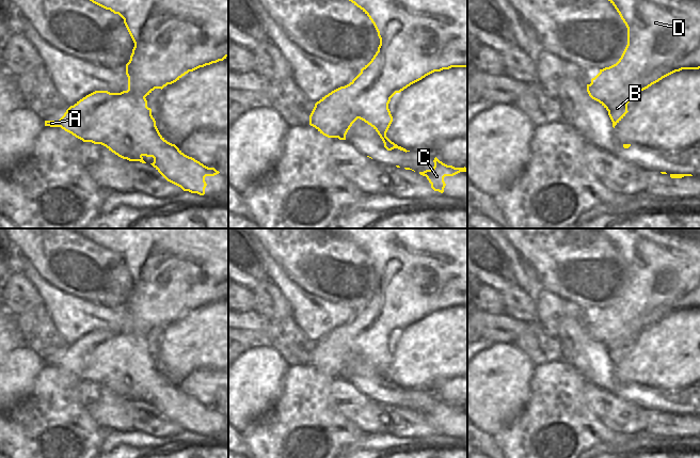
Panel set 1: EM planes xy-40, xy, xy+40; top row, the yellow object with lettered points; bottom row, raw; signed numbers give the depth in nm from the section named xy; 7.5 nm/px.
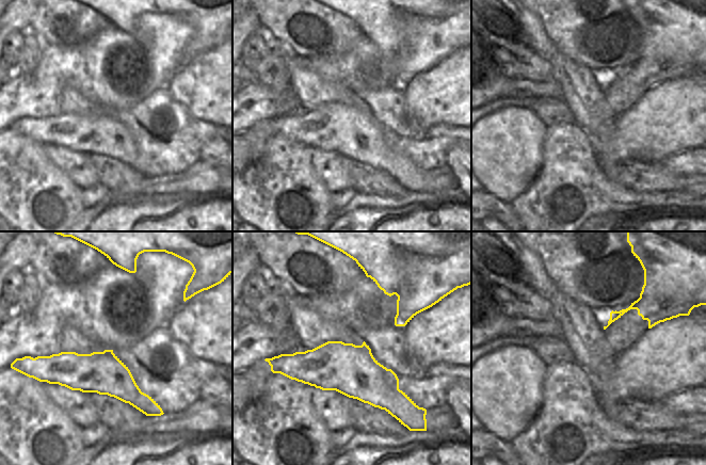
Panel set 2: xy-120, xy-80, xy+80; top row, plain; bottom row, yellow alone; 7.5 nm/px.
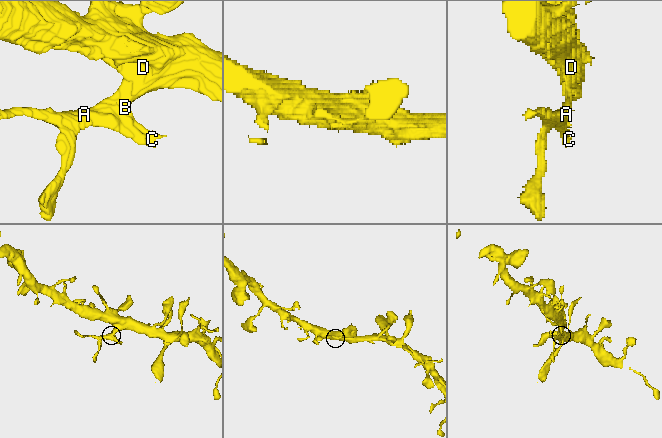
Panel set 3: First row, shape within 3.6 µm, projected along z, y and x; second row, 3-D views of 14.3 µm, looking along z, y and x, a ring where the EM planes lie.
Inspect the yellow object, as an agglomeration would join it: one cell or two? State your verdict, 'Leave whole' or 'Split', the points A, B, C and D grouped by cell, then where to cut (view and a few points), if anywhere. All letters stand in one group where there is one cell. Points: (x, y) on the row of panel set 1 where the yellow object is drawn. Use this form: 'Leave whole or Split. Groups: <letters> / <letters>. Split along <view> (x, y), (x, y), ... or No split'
Split. Groups: A B C / D. Split along xy (369, 62), (381, 65), (378, 93), (385, 96), (388, 103).

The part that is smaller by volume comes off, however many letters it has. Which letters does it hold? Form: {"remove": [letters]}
{"remove": ["A", "B", "C"]}

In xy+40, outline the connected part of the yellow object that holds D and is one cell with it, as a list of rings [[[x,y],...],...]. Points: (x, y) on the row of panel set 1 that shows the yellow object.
[[[608,0],[619,13],[627,28],[627,45],[617,62],[621,65],[621,75],[617,81],[617,94],[626,97],[627,102],[636,97],[641,91],[658,82],[663,78],[682,69],[700,68],[700,0]]]

